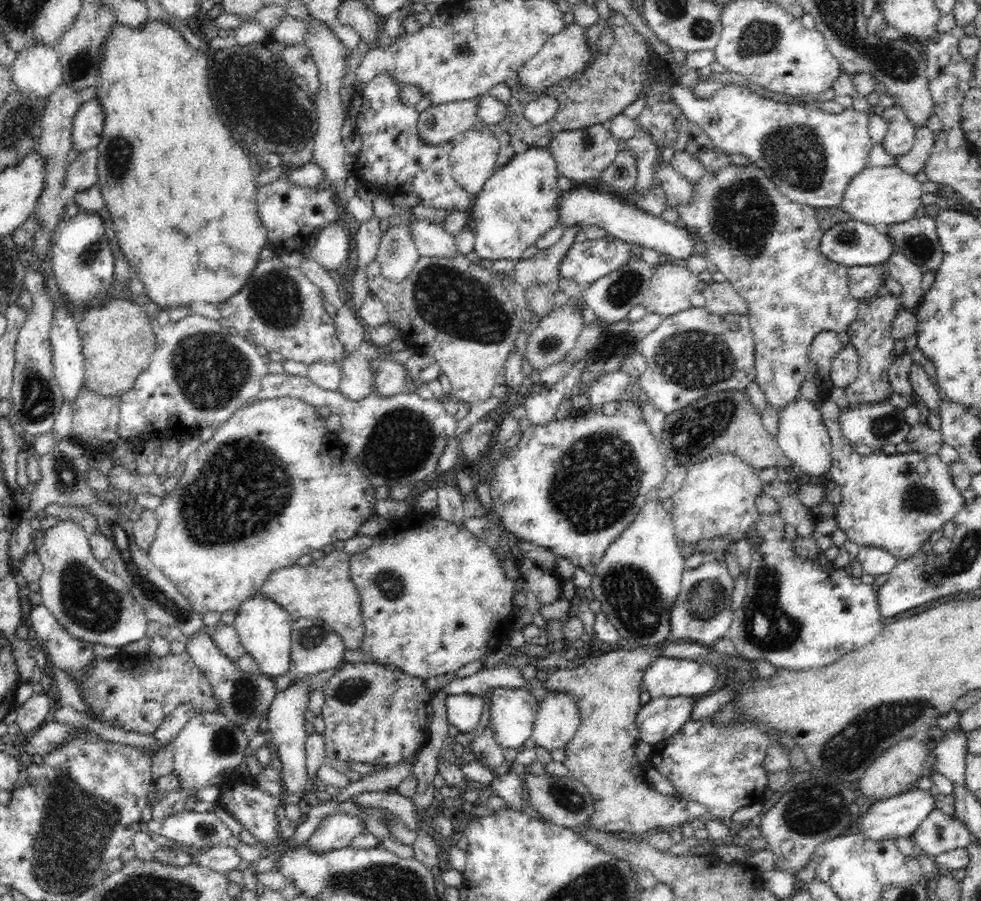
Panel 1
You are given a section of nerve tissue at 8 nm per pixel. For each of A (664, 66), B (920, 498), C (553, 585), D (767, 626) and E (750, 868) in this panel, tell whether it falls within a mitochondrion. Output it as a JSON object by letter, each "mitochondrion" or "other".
{"A":"other","B":"mitochondrion","C":"other","D":"mitochondrion","E":"other"}

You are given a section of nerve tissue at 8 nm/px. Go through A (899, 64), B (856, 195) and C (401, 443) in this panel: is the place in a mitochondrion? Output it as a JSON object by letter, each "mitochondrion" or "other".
{"A":"mitochondrion","B":"other","C":"mitochondrion"}

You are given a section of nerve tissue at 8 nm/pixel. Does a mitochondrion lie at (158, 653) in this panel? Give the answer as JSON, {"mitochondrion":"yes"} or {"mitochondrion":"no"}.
{"mitochondrion":"no"}

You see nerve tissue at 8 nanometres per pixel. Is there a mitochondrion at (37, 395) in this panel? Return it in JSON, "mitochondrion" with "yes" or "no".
{"mitochondrion":"yes"}

